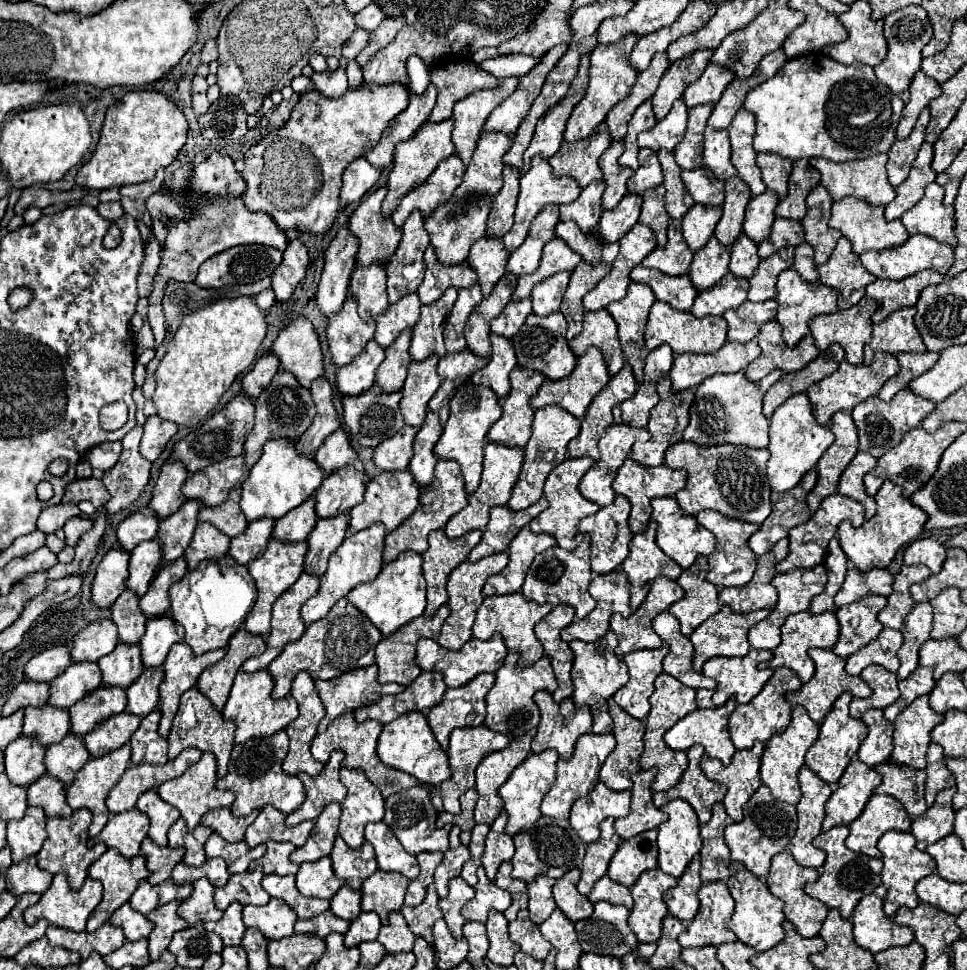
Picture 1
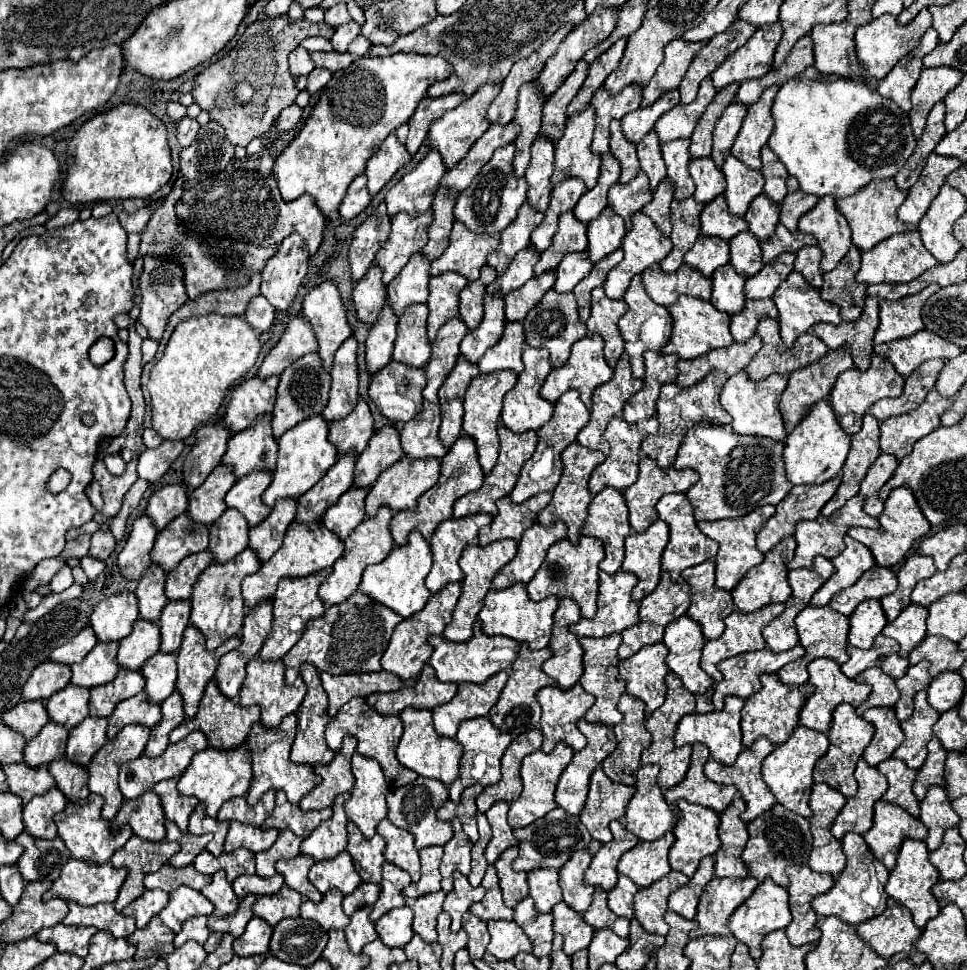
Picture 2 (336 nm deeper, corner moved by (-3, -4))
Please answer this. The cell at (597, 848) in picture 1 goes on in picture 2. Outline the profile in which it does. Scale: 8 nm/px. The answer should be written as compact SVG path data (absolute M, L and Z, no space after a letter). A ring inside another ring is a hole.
M611 822L609 828L613 832L613 840L599 848L599 852L591 860L591 866L585 872L585 884L599 886L605 892L609 892L617 882L619 858L639 842L639 838L635 838L635 836L631 836L631 832L623 830L623 826L619 822Z

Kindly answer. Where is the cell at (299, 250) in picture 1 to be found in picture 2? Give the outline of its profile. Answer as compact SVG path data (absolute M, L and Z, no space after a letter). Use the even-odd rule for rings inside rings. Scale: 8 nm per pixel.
M299 234L287 236L275 258L267 262L261 276L261 294L271 302L277 310L287 310L293 302L303 278L307 276L309 268L309 254L303 238Z

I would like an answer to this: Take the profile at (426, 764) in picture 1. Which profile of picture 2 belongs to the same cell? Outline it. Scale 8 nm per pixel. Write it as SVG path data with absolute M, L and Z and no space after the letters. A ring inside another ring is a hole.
M405 708L399 714L399 718L403 720L403 736L397 744L397 760L405 768L417 772L419 776L435 778L435 780L443 782L445 786L449 786L459 776L459 762L461 762L461 756L463 756L463 748L455 740L435 734L431 710Z

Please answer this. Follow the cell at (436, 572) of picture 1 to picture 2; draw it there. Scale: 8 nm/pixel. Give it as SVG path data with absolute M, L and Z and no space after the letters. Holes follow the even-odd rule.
M473 514L461 520L445 520L439 524L429 540L433 554L433 568L425 578L431 594L443 590L449 582L461 582L463 572L457 564L463 548L477 542L477 534L483 526L491 524L489 514Z

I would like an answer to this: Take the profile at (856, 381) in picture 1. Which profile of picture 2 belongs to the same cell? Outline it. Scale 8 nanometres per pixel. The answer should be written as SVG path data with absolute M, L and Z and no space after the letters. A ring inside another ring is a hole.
M877 354L873 356L869 370L861 372L857 368L851 368L851 370L839 374L839 378L837 378L837 382L835 382L835 386L833 386L831 394L829 394L829 402L831 402L831 408L833 408L833 412L837 416L839 426L843 426L843 430L849 436L859 432L863 414L881 398L887 398L887 396L897 398L897 396L901 396L903 384L905 384L905 378L901 374L897 374L897 370L891 366L891 362L887 362L883 356L877 356Z

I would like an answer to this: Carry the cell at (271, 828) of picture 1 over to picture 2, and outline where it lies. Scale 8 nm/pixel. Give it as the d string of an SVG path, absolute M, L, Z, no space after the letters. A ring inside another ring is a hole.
M277 792L275 798L275 810L273 814L263 822L263 828L277 828L277 830L291 830L299 838L307 838L321 822L331 818L331 808L323 810L309 810L301 812L297 804L287 802L283 792Z

